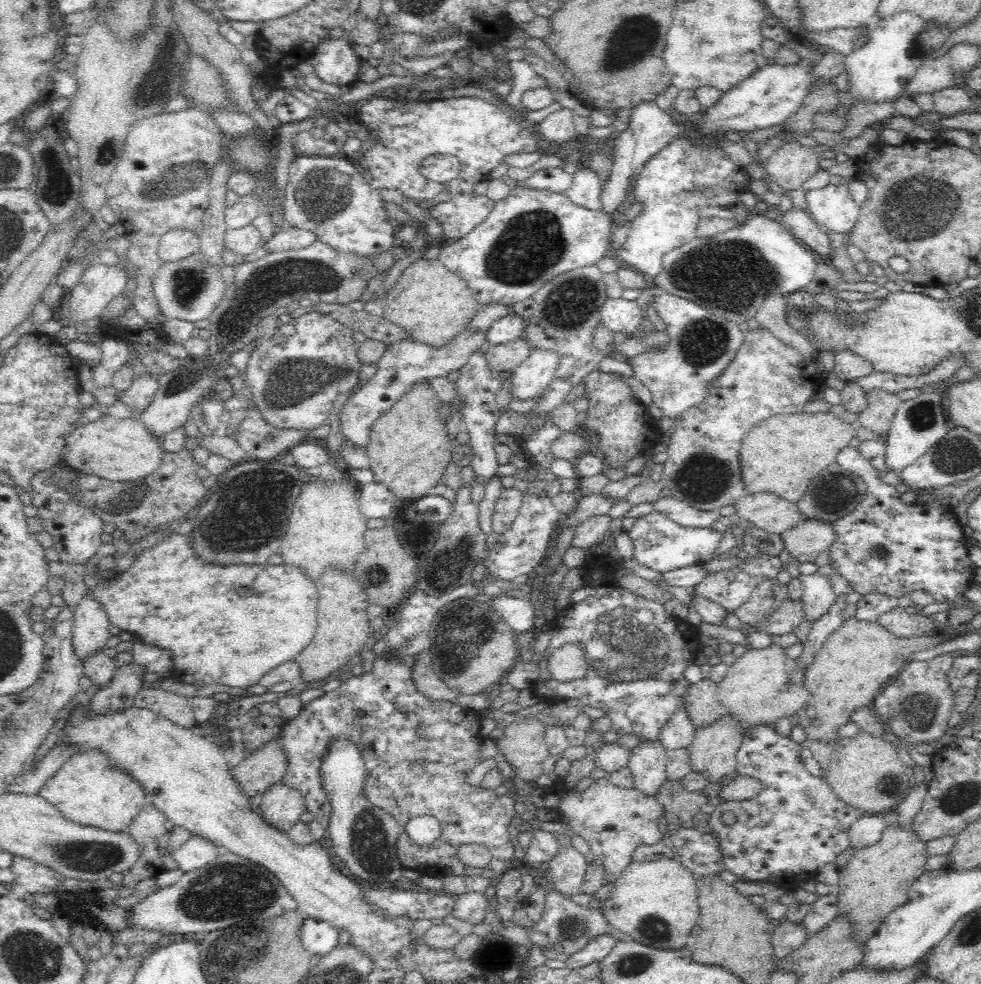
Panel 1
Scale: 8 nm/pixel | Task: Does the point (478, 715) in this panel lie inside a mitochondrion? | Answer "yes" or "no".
no

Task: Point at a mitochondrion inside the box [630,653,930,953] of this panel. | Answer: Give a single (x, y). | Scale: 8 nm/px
(653, 930)

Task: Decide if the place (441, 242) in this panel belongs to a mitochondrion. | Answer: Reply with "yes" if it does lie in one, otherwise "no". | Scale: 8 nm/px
no

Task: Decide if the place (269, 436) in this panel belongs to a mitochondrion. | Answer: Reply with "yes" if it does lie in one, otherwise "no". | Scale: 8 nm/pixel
yes

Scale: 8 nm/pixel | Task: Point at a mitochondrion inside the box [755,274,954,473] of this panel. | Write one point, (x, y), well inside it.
(921, 417)

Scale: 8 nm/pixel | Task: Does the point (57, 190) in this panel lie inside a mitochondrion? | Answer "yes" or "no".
yes

